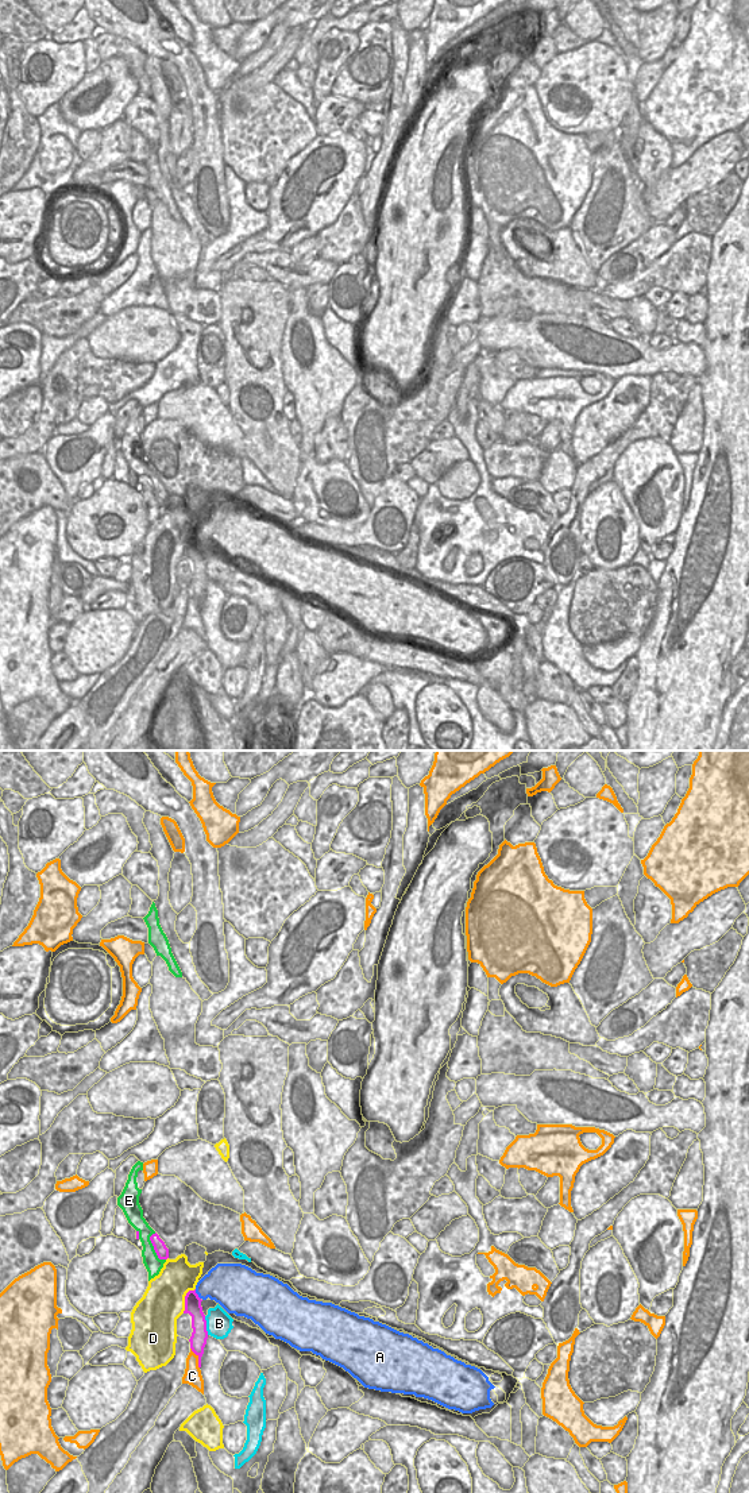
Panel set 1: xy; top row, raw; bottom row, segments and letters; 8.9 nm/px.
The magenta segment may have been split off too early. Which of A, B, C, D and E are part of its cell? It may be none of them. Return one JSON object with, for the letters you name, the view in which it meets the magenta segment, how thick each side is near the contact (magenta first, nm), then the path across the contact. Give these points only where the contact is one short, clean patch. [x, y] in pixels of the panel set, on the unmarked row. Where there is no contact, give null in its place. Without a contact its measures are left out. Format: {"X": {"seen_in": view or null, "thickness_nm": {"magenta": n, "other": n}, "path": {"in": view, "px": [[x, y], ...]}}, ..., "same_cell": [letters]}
{"E": {"seen_in": "xy", "thickness_nm": {"magenta": 120, "other": 150}}, "same_cell": ["E"]}

